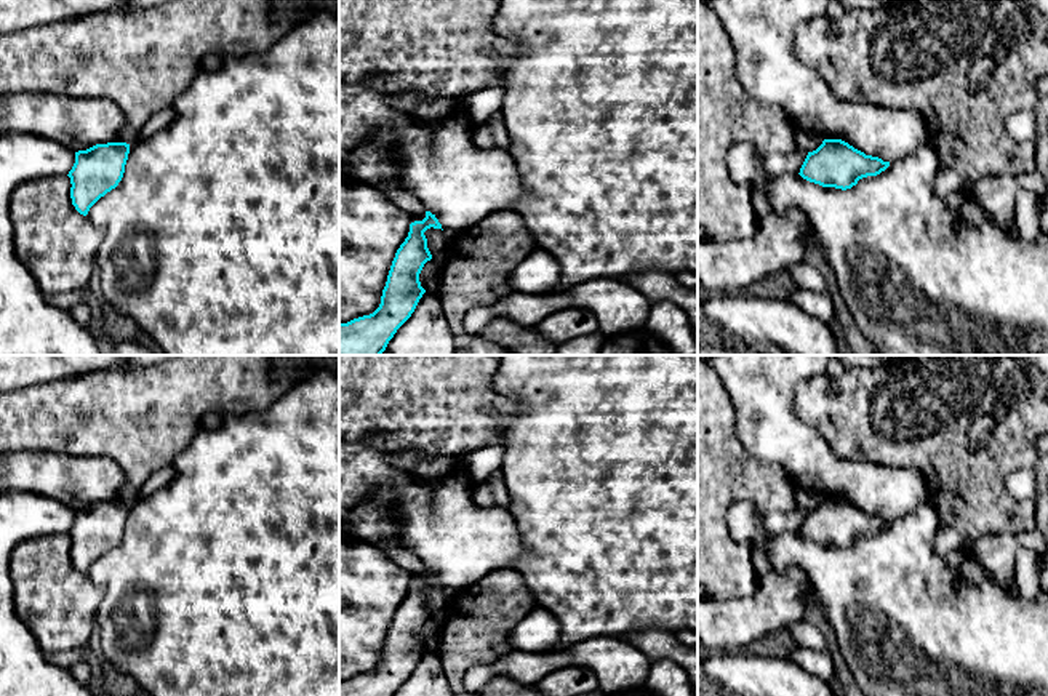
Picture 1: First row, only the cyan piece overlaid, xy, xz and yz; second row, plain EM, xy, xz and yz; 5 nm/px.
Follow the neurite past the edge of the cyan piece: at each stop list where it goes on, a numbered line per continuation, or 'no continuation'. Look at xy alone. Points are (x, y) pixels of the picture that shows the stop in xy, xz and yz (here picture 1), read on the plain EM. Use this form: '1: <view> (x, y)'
no continuation

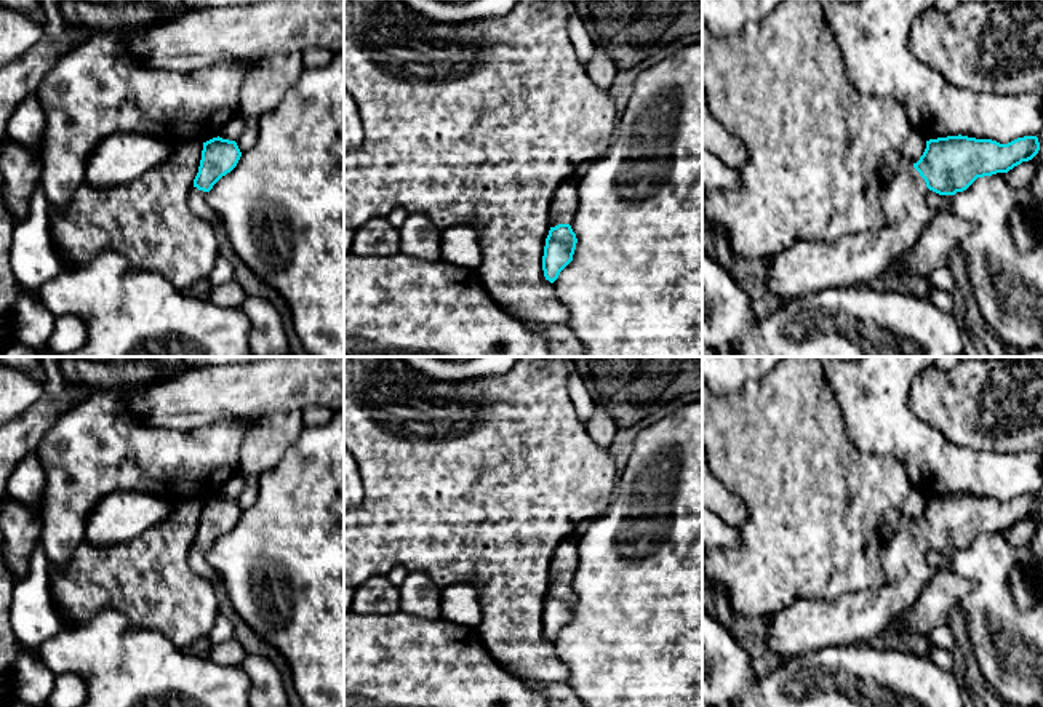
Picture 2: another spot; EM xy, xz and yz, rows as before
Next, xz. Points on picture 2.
1: xz (565, 560)

